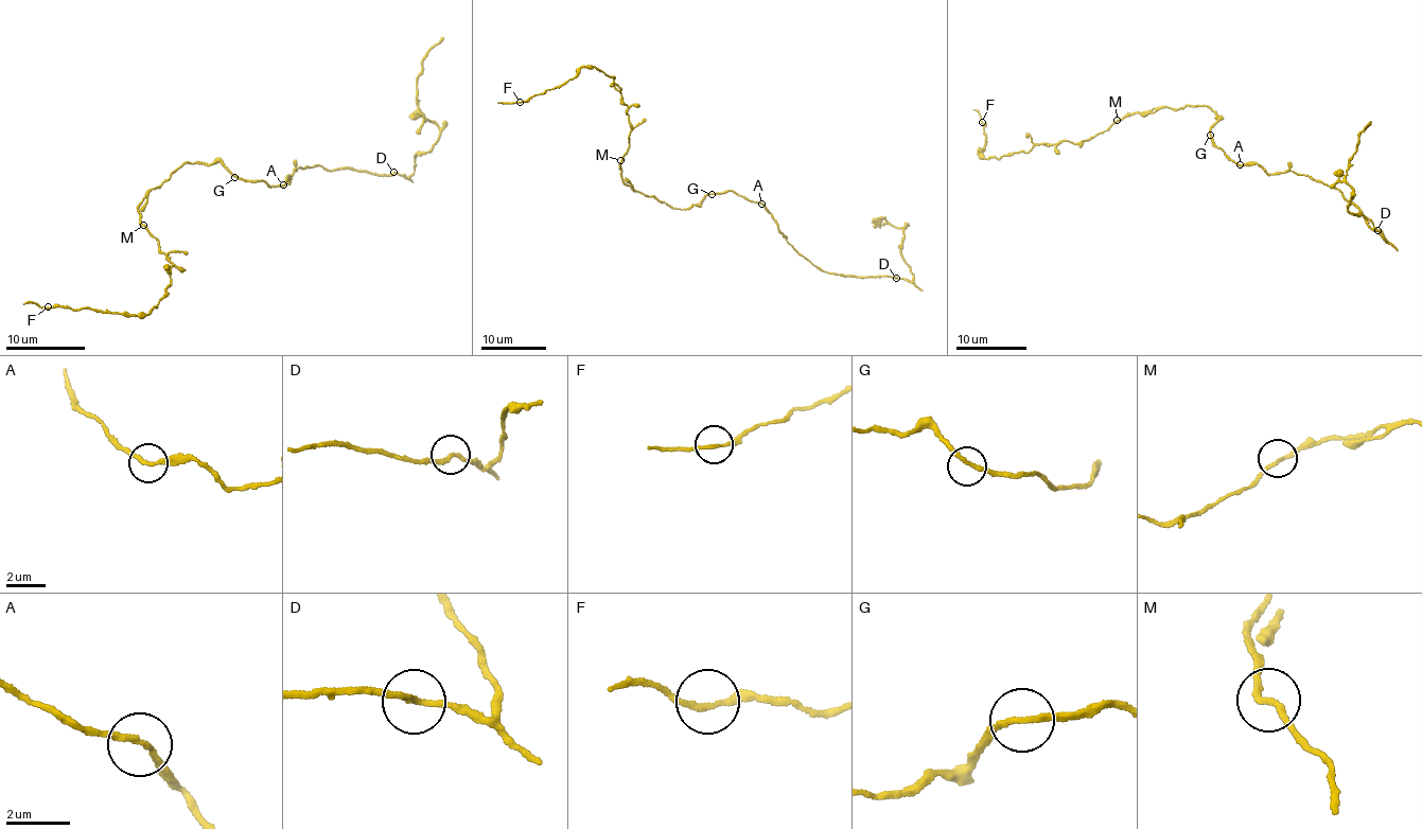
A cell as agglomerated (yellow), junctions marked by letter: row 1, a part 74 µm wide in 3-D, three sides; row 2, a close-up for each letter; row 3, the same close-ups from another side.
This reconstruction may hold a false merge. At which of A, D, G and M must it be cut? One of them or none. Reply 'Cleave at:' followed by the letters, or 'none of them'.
Cleave at: none of them

